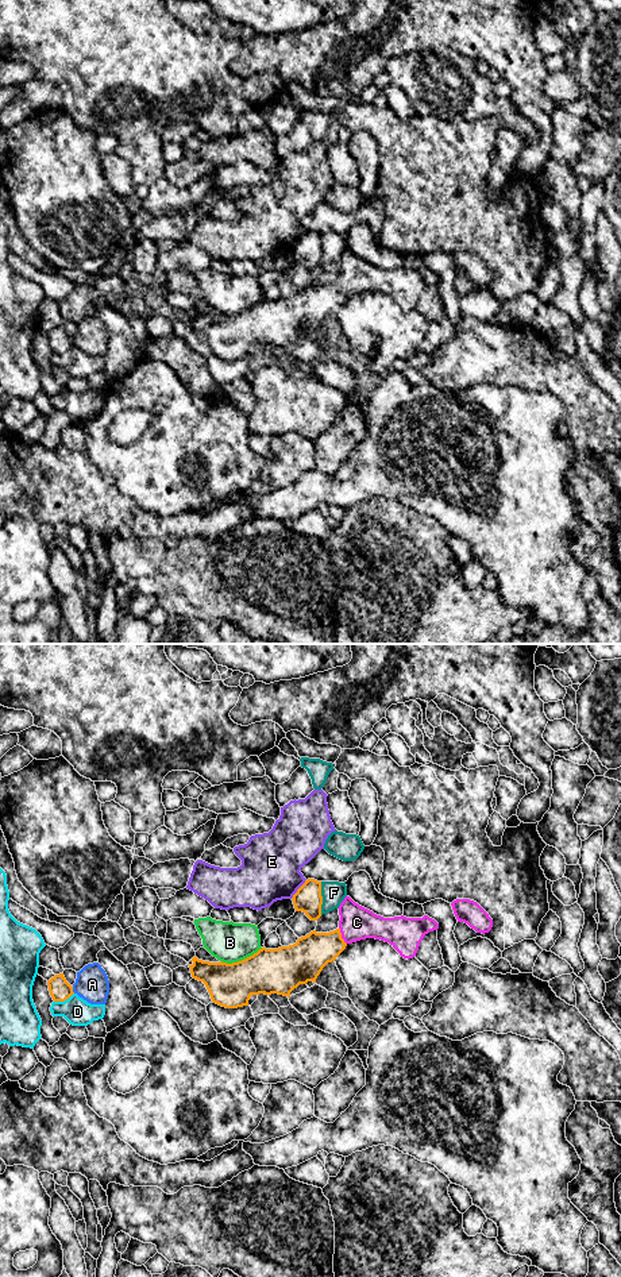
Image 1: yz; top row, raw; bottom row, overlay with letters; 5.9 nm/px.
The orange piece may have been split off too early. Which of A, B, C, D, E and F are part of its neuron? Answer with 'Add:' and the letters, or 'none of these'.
Add: C

